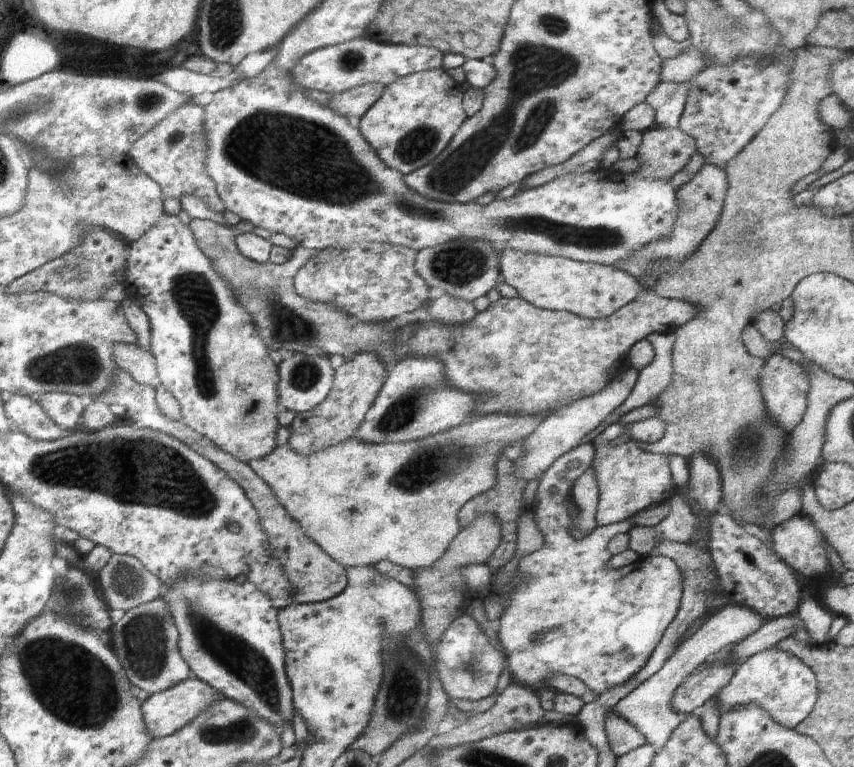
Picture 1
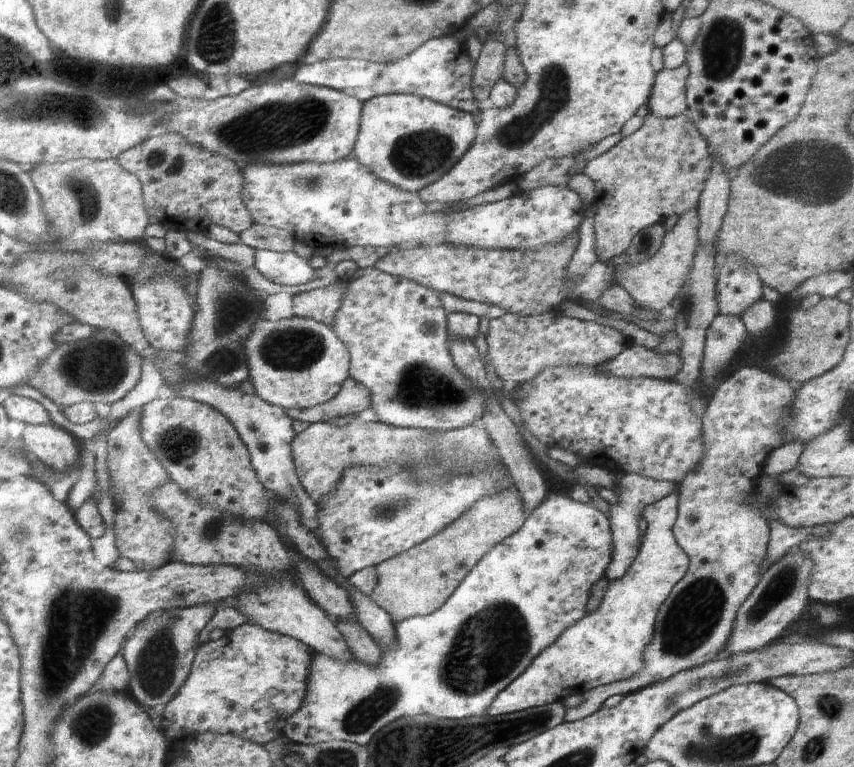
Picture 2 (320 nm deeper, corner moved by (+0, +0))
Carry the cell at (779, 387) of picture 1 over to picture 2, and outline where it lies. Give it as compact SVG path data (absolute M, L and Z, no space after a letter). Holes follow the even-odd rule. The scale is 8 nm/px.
M749 364L740 365L736 372L732 372L725 380L723 380L712 394L712 398L709 400L708 409L705 412L704 424L702 425L702 438L705 442L705 461L699 466L699 470L694 471L686 477L684 481L678 484L678 493L680 494L680 504L678 509L678 518L676 524L673 526L673 534L676 536L678 546L684 550L689 556L689 567L686 574L682 577L680 582L674 585L674 588L670 591L668 598L660 605L654 627L654 634L652 640L645 646L643 650L644 666L640 673L636 673L629 679L624 679L620 682L598 685L596 689L590 689L588 692L583 693L585 702L575 707L568 707L565 710L563 718L564 723L571 723L574 721L582 720L591 714L594 714L604 701L613 694L622 694L623 696L628 693L632 693L638 689L644 689L655 682L668 680L670 677L676 676L683 670L692 669L698 665L704 665L708 661L713 661L719 658L721 652L725 650L726 645L729 644L729 638L733 634L733 626L736 624L737 614L741 610L741 606L748 600L750 593L761 582L761 574L767 569L766 566L766 553L768 553L769 540L771 532L769 530L769 522L761 514L761 511L757 508L756 504L756 490L759 488L760 474L766 466L766 460L770 457L774 449L777 449L780 445L784 444L782 433L783 420L789 415L789 404L793 401L793 394L795 390L789 385L781 376L769 373L759 367L750 367ZM754 497L755 502L750 503L749 498Z

